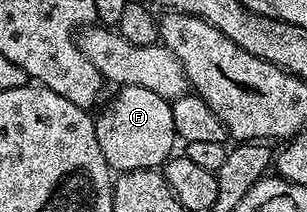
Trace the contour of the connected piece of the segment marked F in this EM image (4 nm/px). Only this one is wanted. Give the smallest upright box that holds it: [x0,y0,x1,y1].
[96,86,179,174]

